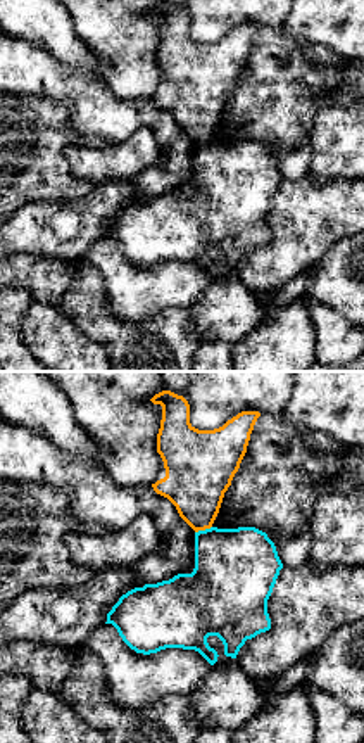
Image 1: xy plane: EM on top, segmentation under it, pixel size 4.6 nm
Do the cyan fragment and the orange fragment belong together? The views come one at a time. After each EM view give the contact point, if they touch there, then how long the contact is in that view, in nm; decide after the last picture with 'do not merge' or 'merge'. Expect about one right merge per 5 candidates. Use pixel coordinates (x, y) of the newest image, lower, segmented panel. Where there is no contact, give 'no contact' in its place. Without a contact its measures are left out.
meets cyan at (202, 531); contact 90 nm long

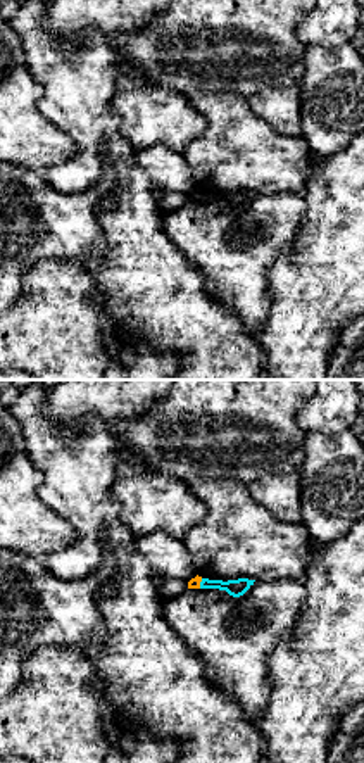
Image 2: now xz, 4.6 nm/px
meets cyan at (200, 584); contact 50 nm long

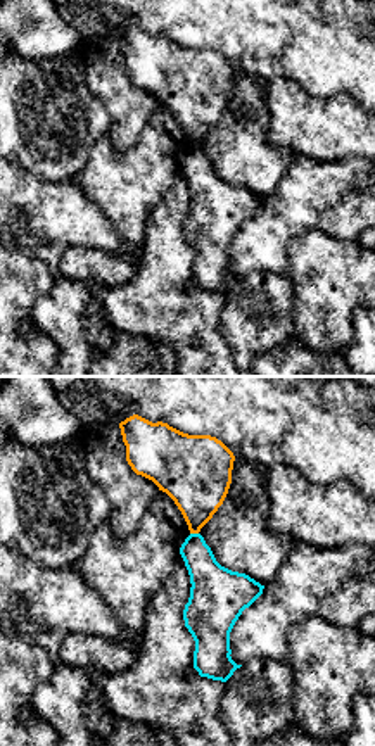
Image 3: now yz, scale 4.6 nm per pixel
meets cyan at (194, 534); contact 40 nm long

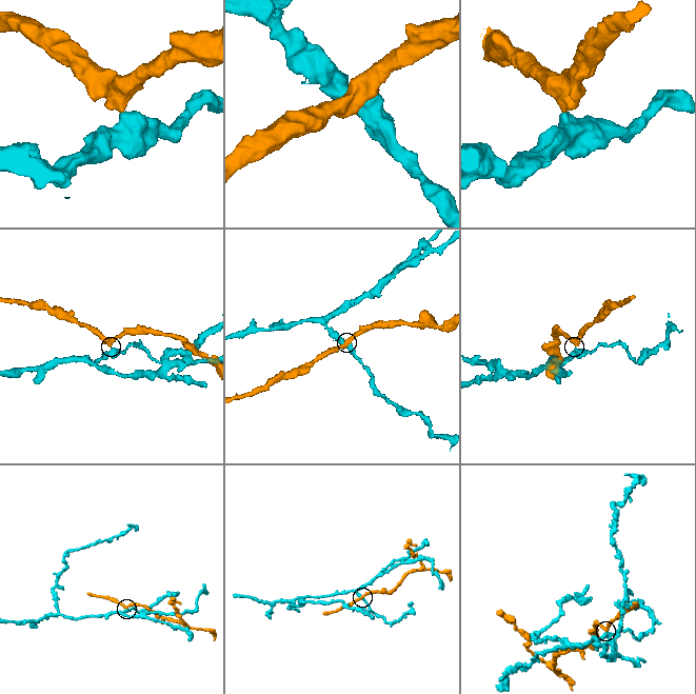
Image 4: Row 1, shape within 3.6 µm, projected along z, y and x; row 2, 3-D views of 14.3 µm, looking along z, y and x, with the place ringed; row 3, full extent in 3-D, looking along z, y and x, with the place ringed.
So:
do not merge

